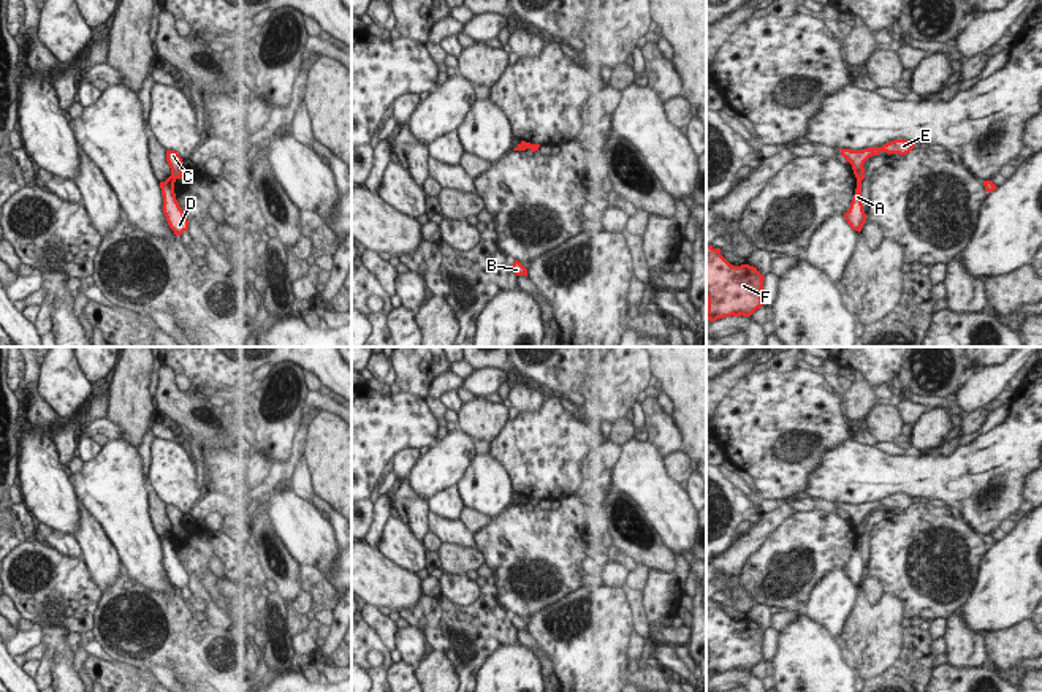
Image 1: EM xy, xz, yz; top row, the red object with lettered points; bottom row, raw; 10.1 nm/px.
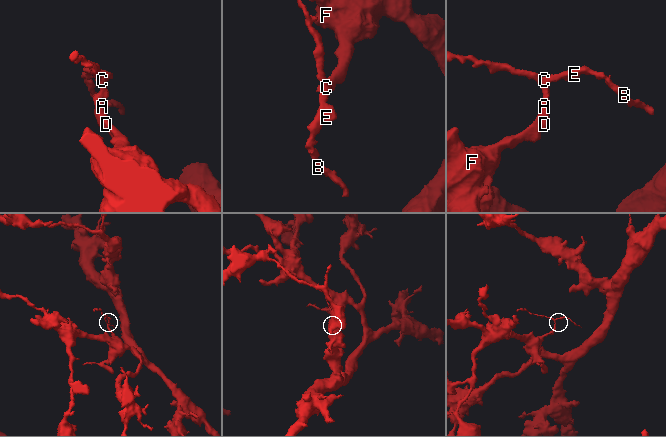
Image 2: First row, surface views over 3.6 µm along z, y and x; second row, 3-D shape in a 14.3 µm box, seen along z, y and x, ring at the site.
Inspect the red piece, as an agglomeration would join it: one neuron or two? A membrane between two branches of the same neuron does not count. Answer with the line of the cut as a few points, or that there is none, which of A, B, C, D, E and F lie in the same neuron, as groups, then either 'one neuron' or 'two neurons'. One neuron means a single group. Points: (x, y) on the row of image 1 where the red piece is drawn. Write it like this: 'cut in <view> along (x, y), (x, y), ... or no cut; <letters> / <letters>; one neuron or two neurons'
cut in xy along (170, 176), (174, 181); A D F / B C E; two neurons

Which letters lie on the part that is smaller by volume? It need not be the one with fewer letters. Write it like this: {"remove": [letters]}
{"remove": ["B", "C", "E"]}

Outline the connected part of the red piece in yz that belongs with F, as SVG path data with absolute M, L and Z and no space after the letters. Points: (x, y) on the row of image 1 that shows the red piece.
M706 245L706 318L751 317L763 306L763 280L757 268L733 266L721 255L721 249Z

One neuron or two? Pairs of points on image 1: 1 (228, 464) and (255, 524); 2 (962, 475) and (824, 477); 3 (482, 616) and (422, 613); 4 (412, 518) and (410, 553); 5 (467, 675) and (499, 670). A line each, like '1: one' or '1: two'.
1: one
2: one
3: one
4: two
5: two

